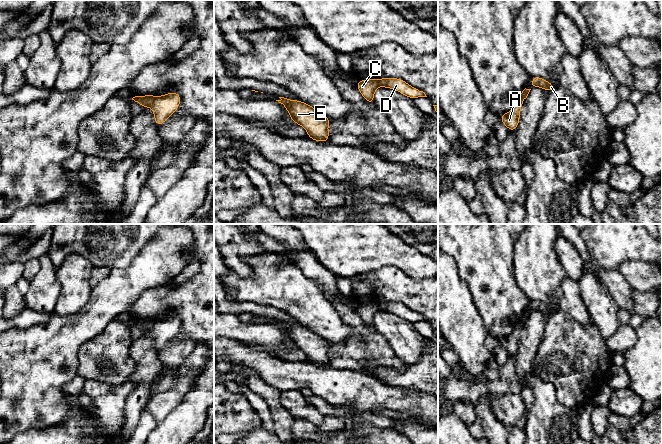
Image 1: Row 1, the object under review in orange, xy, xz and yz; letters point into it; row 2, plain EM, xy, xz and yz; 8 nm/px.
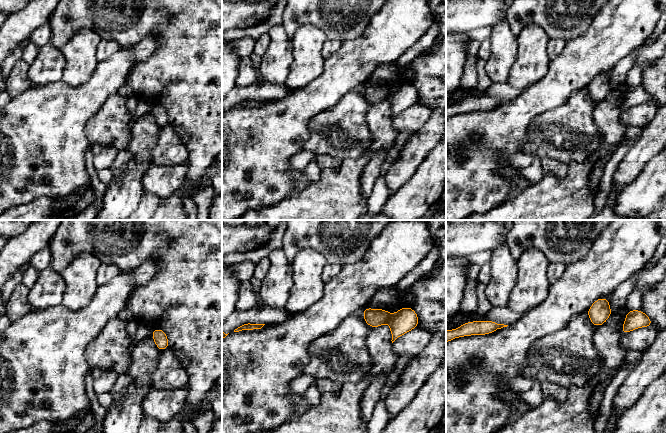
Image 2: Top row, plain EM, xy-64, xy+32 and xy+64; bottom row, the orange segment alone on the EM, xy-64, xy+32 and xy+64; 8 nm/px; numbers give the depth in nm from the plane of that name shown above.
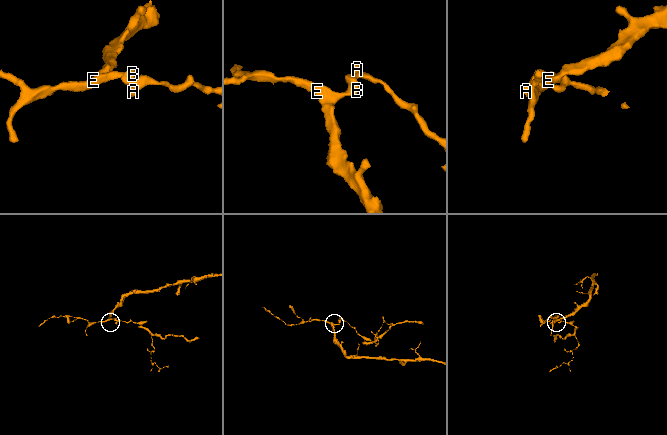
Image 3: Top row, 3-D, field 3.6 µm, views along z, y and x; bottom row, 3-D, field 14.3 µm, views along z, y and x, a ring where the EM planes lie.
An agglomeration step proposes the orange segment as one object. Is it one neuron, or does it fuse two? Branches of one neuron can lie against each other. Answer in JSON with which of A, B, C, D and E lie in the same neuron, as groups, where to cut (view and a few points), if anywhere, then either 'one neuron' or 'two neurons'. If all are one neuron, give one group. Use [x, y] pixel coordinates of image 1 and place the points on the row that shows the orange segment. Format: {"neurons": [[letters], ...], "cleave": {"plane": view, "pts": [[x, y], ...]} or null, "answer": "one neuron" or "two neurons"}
{"neurons": [["A", "D"], ["B", "C", "E"]], "cleave": {"plane": "xy", "pts": [[155, 97], [150, 106]]}, "answer": "two neurons"}

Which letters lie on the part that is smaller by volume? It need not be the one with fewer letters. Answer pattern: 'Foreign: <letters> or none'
Foreign: A, D

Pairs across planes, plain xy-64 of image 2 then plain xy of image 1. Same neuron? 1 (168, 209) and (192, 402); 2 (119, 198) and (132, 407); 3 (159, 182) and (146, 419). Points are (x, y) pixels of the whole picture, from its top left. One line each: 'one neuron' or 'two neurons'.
1: one neuron
2: one neuron
3: two neurons

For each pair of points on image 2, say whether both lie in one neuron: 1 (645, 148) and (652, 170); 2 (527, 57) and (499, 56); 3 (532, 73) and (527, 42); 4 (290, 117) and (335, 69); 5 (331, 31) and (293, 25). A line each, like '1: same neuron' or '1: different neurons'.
1: different neurons
2: different neurons
3: same neuron
4: same neuron
5: same neuron

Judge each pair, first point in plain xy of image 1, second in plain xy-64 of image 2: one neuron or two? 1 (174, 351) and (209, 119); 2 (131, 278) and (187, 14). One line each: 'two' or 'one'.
1: two
2: two

